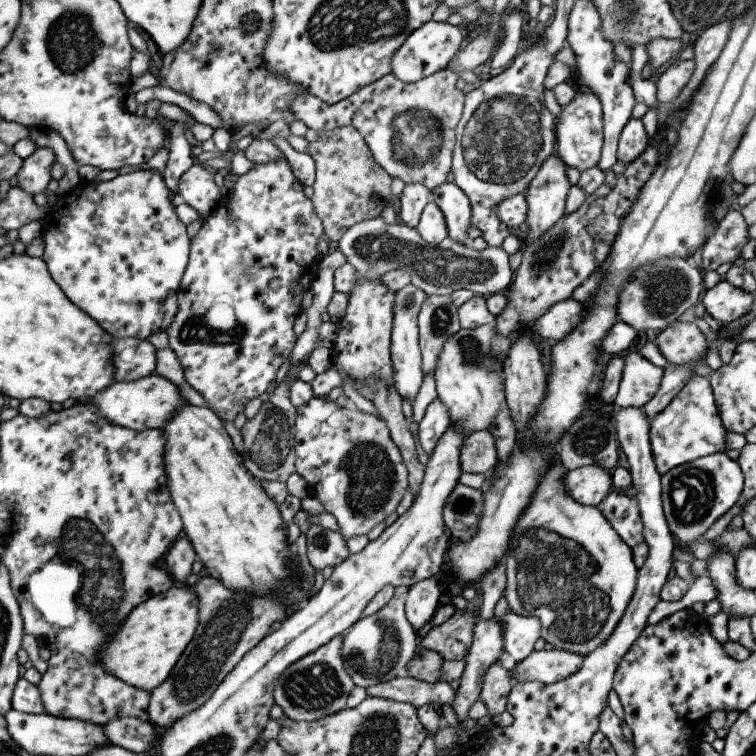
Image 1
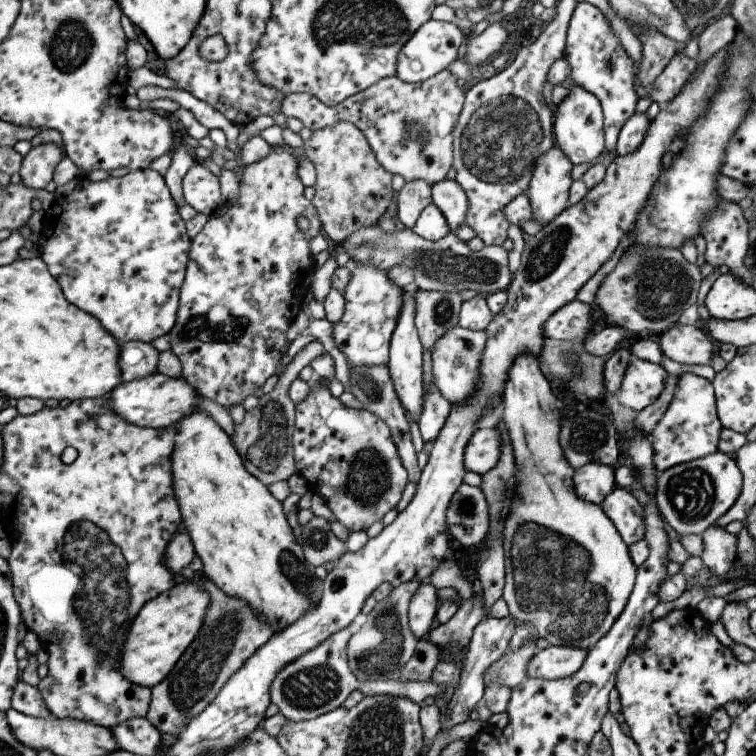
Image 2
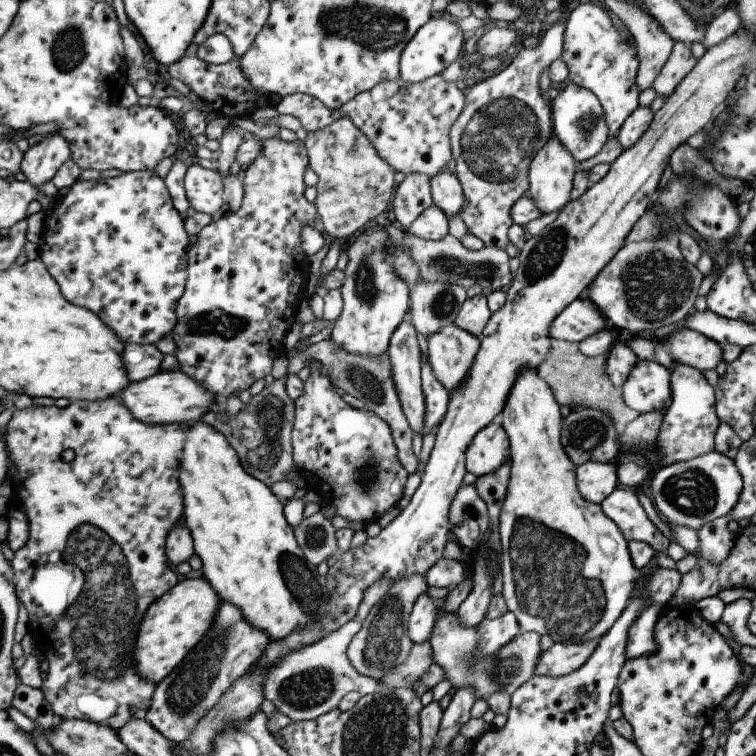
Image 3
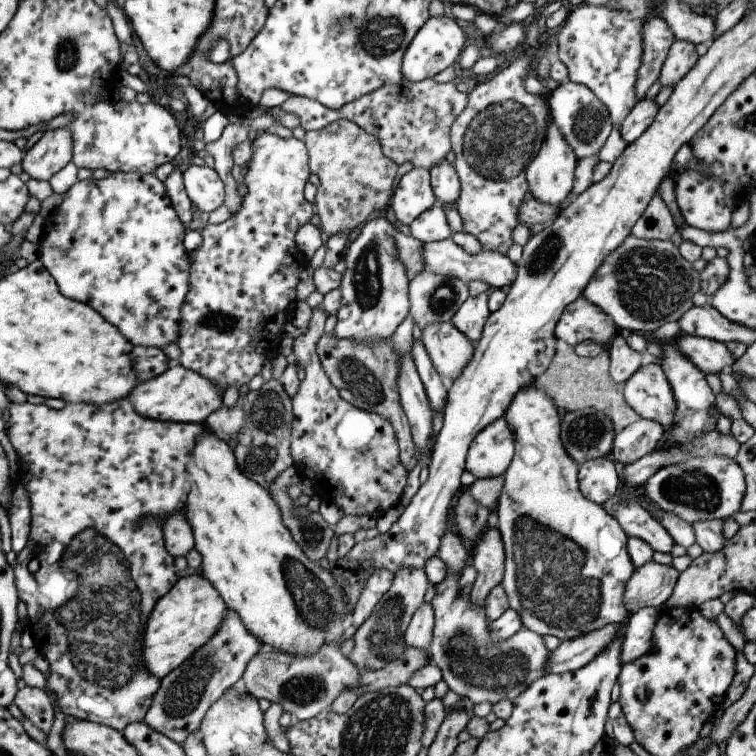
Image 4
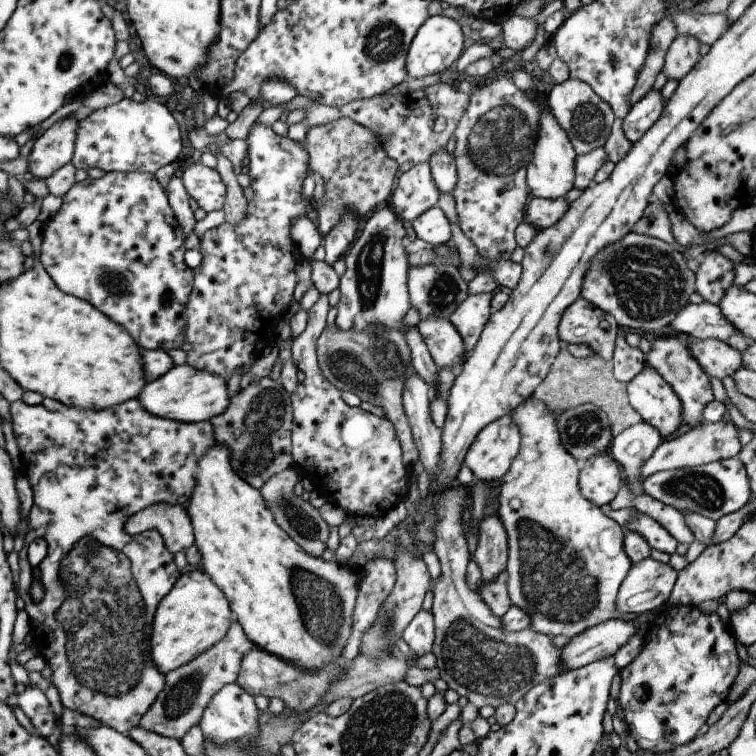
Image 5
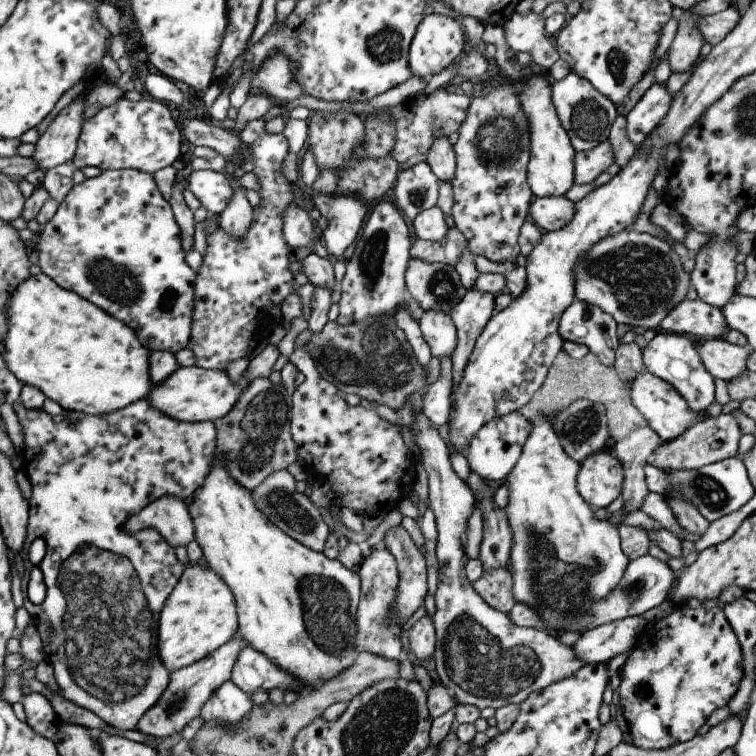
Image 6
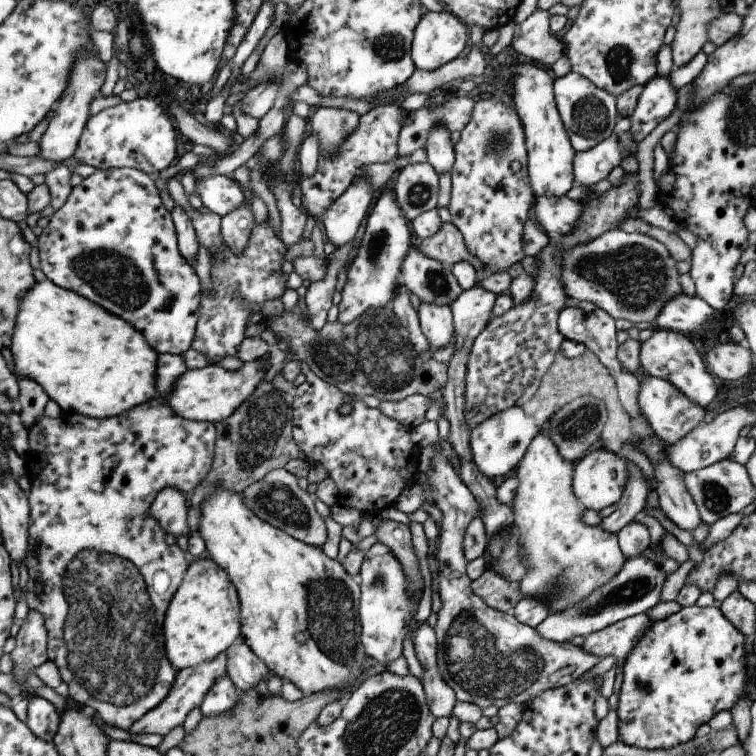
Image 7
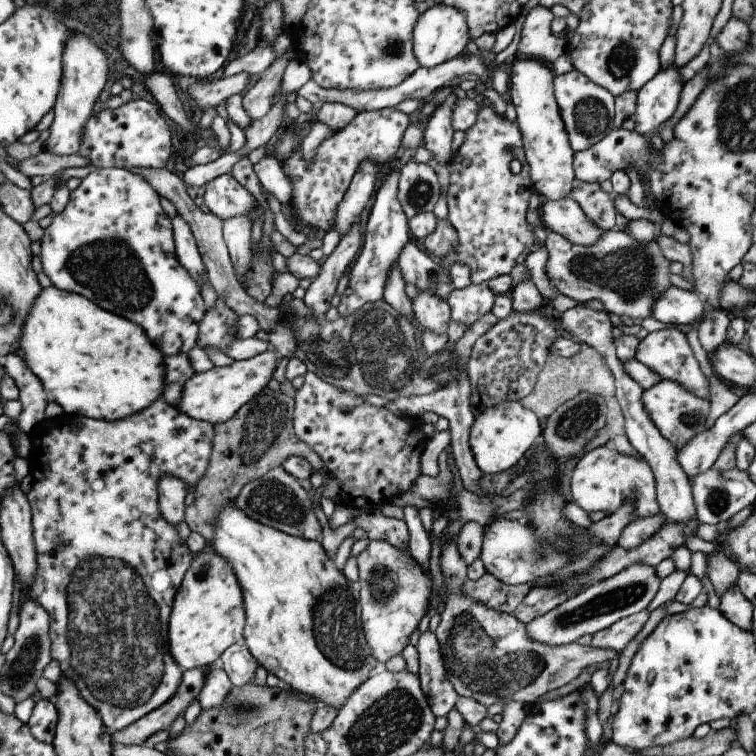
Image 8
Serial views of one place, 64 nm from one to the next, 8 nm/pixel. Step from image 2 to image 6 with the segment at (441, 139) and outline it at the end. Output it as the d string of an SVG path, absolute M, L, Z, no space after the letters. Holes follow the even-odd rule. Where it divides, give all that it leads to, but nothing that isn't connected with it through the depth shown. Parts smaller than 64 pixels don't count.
M437 88L428 96L417 93L415 96L408 96L403 102L393 107L381 108L381 112L383 110L389 112L389 118L393 120L393 130L395 130L393 148L389 156L401 166L413 155L426 155L435 138L439 136L447 138L451 133L457 131L459 124L465 118L468 105L469 96L448 93L443 88Z

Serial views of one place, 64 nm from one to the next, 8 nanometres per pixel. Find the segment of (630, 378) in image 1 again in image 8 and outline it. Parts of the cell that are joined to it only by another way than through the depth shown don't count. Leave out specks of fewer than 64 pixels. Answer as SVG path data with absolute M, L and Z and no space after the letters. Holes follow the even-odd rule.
M666 379L661 380L643 392L641 403L648 413L652 424L657 431L675 448L681 450L691 438L703 433L708 426L705 420L710 412L710 405L706 399L698 398L695 394L685 391L679 384Z

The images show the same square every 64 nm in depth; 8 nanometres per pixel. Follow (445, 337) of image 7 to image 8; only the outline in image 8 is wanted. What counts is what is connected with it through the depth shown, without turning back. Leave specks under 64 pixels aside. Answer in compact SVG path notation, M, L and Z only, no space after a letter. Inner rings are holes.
M420 290L409 300L412 316L424 329L436 334L445 333L450 308L442 298L433 294L433 291Z

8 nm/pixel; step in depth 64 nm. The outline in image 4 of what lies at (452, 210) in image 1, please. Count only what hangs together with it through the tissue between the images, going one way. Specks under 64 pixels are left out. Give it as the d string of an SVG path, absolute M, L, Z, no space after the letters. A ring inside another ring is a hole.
M443 159L435 166L431 166L429 173L431 190L433 190L433 196L439 206L445 206L445 204L455 206L455 202L459 198L460 185L453 166Z

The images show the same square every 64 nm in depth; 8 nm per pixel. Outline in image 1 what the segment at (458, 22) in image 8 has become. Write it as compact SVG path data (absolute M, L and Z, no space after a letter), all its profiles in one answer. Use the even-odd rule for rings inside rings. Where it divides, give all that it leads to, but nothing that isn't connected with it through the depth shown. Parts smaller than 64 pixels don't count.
M429 20L425 22L420 28L409 34L409 37L405 38L405 42L393 52L391 62L389 62L392 76L403 83L415 83L439 70L448 68L449 60L455 56L455 52L459 51L461 40L463 40L463 36L457 26L451 26L446 21Z

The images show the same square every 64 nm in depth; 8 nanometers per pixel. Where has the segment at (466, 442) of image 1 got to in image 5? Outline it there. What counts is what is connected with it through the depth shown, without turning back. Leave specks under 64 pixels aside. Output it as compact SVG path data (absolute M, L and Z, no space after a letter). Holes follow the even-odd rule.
M509 415L497 418L494 422L487 424L477 434L464 455L464 465L473 475L473 481L499 482L517 455L519 440L521 440L521 434L517 432L517 426L511 422Z

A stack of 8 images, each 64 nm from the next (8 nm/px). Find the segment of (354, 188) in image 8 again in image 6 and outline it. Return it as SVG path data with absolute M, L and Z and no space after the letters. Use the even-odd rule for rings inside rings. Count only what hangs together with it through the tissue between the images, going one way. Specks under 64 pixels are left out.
M310 194L312 202L319 214L323 214L327 226L320 237L322 245L327 250L329 260L342 257L347 247L354 242L361 222L368 211L367 204L359 200L359 196L330 196L325 194Z

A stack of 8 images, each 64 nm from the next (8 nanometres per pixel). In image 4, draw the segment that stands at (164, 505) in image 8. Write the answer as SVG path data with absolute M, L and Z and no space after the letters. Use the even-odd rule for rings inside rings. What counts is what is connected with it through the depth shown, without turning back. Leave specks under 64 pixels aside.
M182 512L171 514L163 520L163 541L167 554L173 559L176 557L185 557L187 552L194 548L194 541L187 520Z

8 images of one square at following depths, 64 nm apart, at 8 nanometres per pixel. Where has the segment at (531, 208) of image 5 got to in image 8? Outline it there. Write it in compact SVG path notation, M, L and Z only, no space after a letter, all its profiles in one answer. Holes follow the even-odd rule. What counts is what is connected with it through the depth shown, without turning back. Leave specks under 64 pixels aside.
M567 197L556 201L542 200L539 218L544 228L557 232L571 244L582 247L595 244L604 233L602 228L595 226L585 216L573 199Z

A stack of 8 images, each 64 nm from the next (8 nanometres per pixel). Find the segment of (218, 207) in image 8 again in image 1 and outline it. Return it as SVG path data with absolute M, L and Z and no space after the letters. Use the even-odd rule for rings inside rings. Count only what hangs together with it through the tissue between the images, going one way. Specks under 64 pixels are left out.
M192 165L181 174L177 184L177 200L199 212L202 218L211 214L220 198L219 188L215 186L212 175L206 166Z

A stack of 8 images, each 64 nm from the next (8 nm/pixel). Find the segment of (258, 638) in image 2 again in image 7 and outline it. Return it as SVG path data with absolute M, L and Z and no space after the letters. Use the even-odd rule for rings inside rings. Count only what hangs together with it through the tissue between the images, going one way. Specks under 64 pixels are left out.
M225 650L219 652L213 660L209 662L201 662L192 668L185 668L184 670L177 670L175 672L175 678L173 678L173 684L167 692L167 696L155 706L152 710L149 710L146 714L143 714L139 720L137 720L132 726L129 726L129 734L145 734L147 736L161 736L164 737L170 730L176 726L181 726L187 716L189 710L193 710L195 706L199 707L199 704L203 702L203 696L205 692L211 688L211 684L225 676L225 664L227 664L227 656L225 656Z

